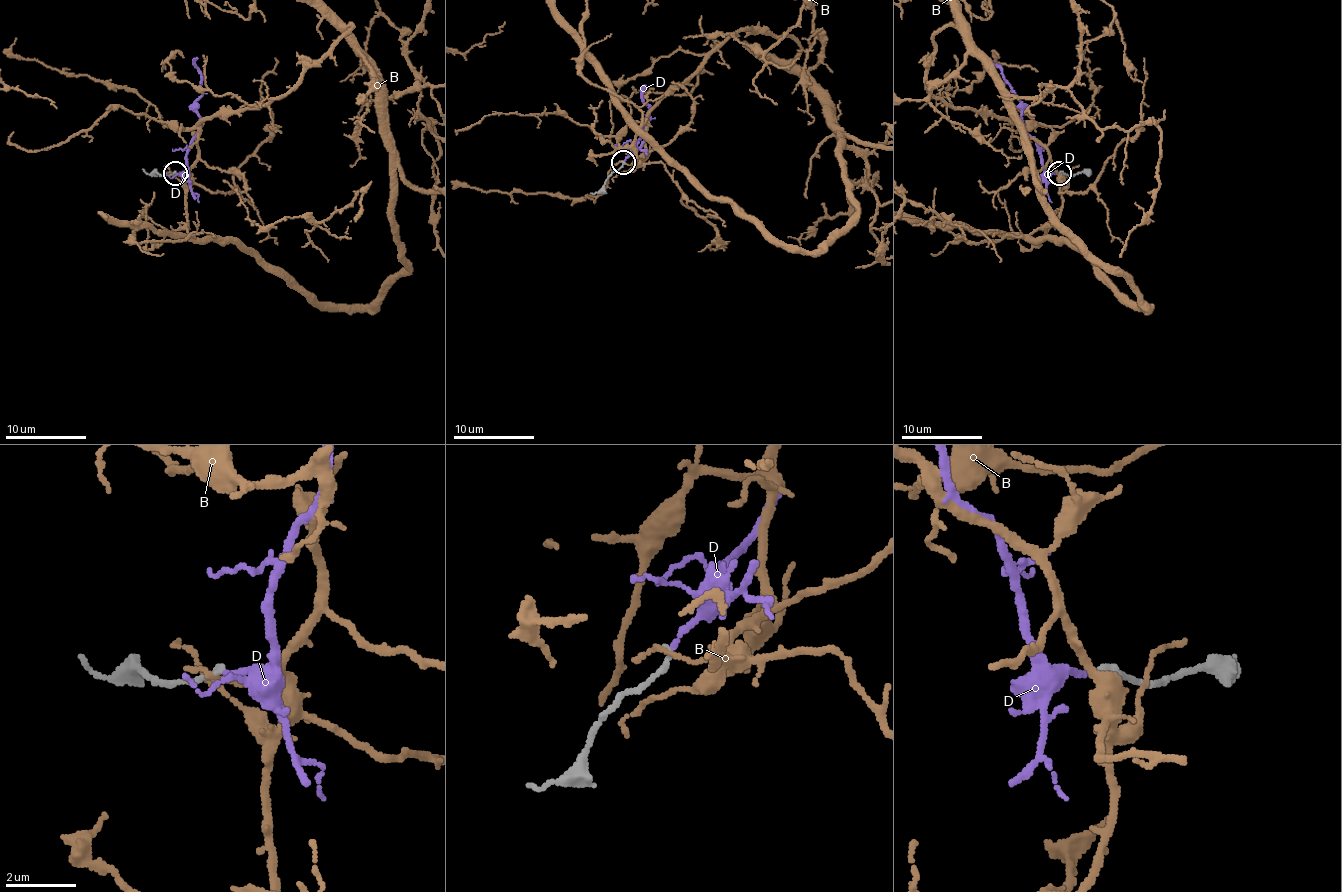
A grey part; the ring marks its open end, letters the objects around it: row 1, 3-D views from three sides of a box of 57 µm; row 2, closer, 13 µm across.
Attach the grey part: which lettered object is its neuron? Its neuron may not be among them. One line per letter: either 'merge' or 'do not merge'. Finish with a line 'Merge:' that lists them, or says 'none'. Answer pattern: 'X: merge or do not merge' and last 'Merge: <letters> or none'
B: do not merge
D: merge
Merge: D

